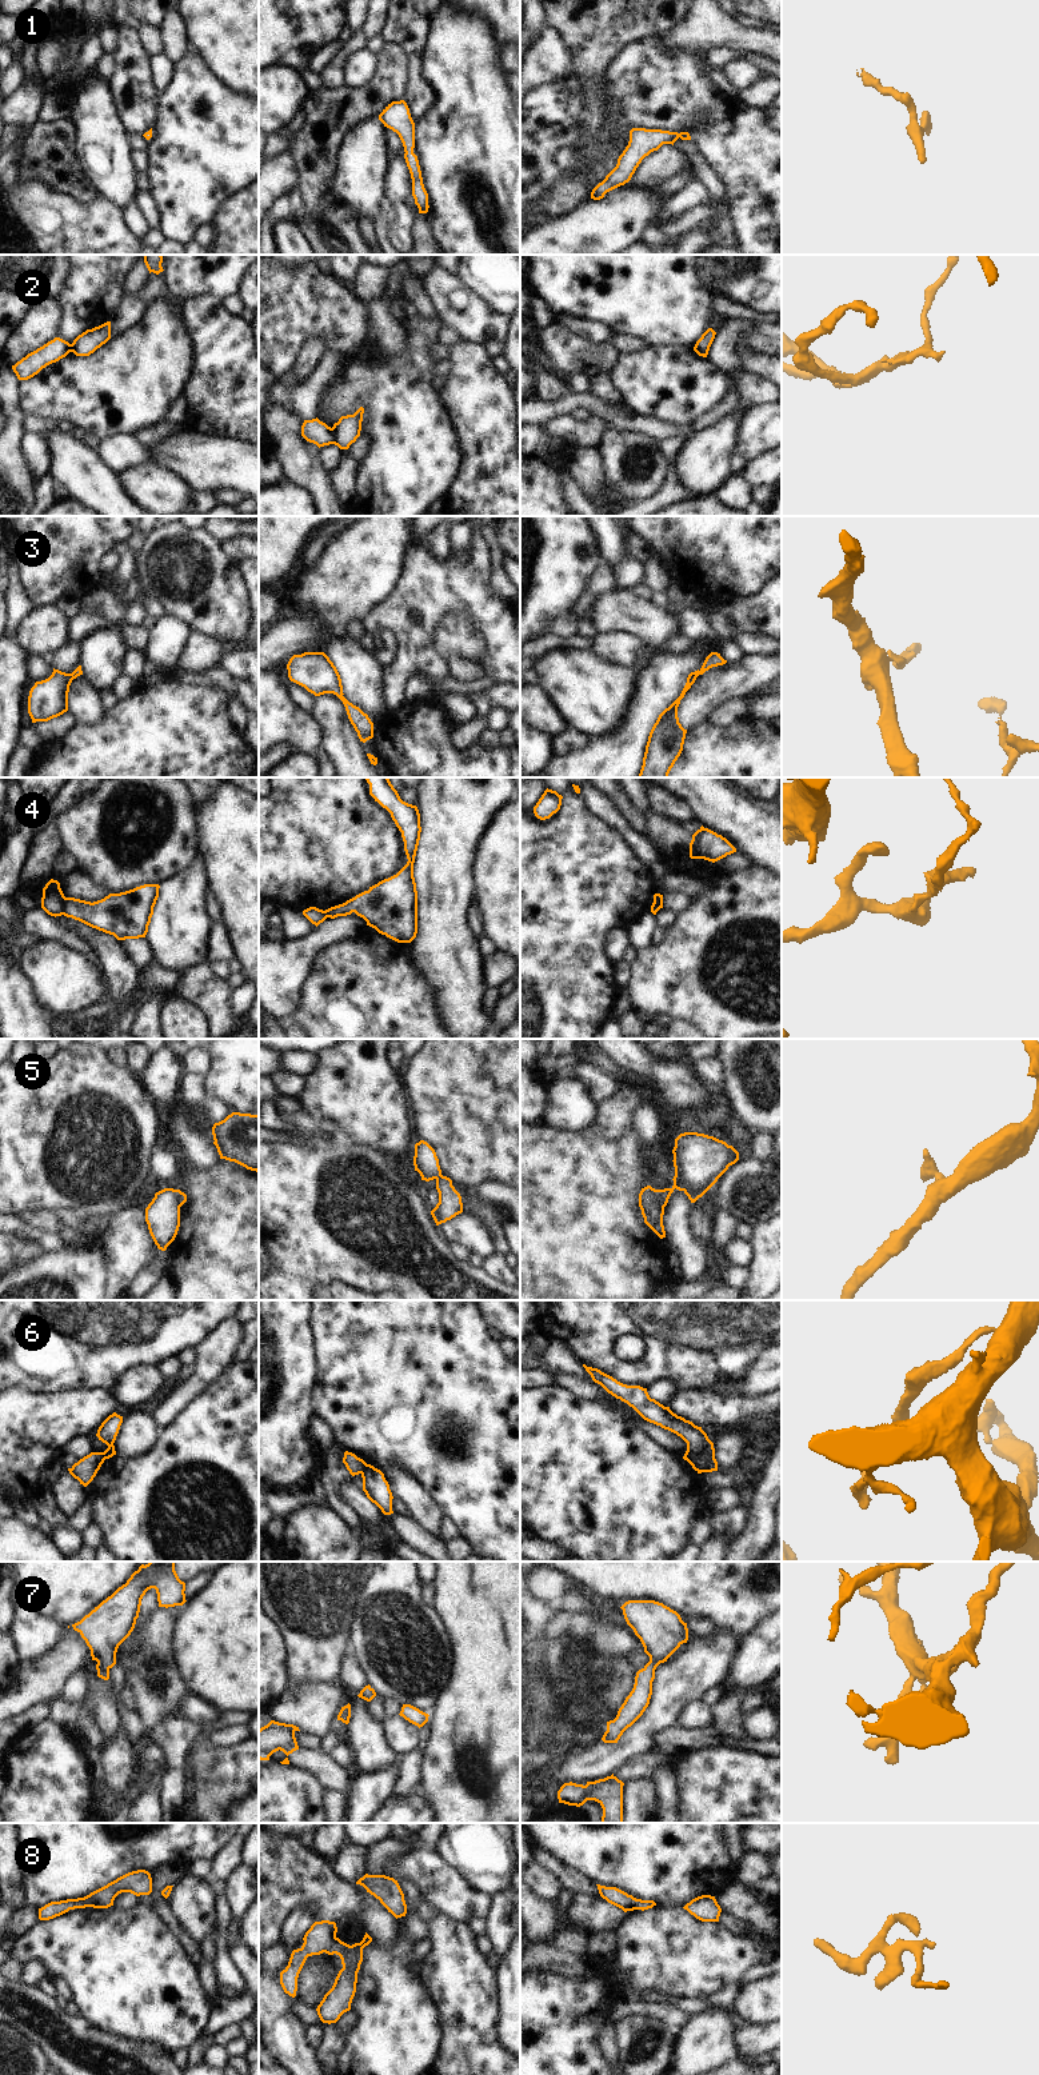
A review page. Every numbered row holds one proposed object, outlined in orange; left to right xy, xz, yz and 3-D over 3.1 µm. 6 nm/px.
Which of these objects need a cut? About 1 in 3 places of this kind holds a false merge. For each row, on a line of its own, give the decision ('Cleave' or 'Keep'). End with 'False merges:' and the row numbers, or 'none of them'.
1: Keep
2: Cleave
3: Keep
4: Cleave
5: Cleave
6: Cleave
7: Keep
8: Keep
False merges: 2, 4, 5, 6.

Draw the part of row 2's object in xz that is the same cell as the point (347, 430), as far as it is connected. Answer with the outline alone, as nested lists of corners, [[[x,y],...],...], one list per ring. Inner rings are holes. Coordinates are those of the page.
[[[360,407],[353,415],[341,416],[333,424],[333,444],[340,449],[348,449],[360,436],[364,408]]]

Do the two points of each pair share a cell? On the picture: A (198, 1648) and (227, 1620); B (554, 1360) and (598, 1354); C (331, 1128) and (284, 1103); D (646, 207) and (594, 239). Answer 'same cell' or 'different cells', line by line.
A: same cell
B: different cells
C: different cells
D: same cell

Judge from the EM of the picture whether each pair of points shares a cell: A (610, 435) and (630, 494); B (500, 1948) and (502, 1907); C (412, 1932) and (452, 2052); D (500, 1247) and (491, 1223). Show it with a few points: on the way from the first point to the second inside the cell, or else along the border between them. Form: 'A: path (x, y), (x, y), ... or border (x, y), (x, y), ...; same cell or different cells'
A: path (618, 450), (624, 479); same cell
B: path (500, 1938), (502, 1918); same cell
C: border (428, 1923), (428, 1934), (426, 1936); different cells
D: path (499, 1242), (495, 1228); same cell

